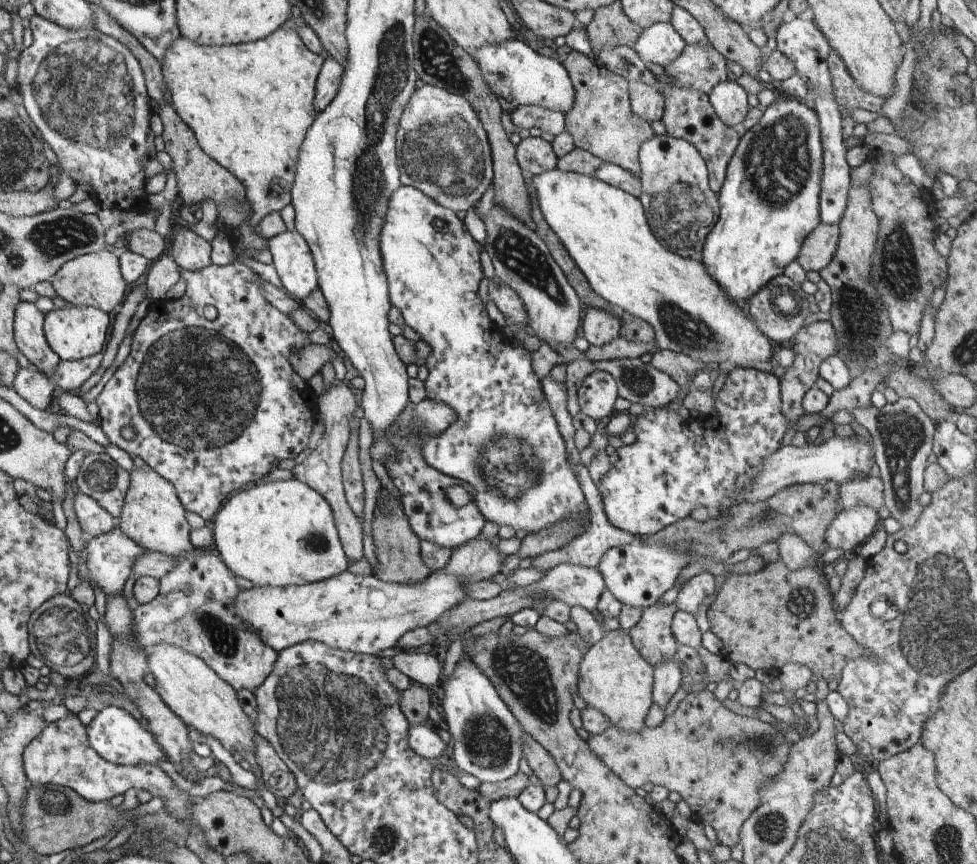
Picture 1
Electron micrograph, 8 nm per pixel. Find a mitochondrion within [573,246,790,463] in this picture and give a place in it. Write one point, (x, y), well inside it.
(689, 331)

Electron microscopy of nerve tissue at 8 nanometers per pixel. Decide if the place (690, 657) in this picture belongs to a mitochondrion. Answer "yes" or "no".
no

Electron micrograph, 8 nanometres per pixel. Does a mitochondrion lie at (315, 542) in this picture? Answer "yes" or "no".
yes

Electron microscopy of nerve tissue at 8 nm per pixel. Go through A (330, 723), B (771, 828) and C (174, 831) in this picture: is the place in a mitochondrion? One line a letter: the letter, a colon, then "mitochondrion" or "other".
A: mitochondrion
B: mitochondrion
C: mitochondrion

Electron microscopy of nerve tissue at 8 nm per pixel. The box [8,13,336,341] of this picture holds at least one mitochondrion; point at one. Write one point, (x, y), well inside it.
(87, 89)

